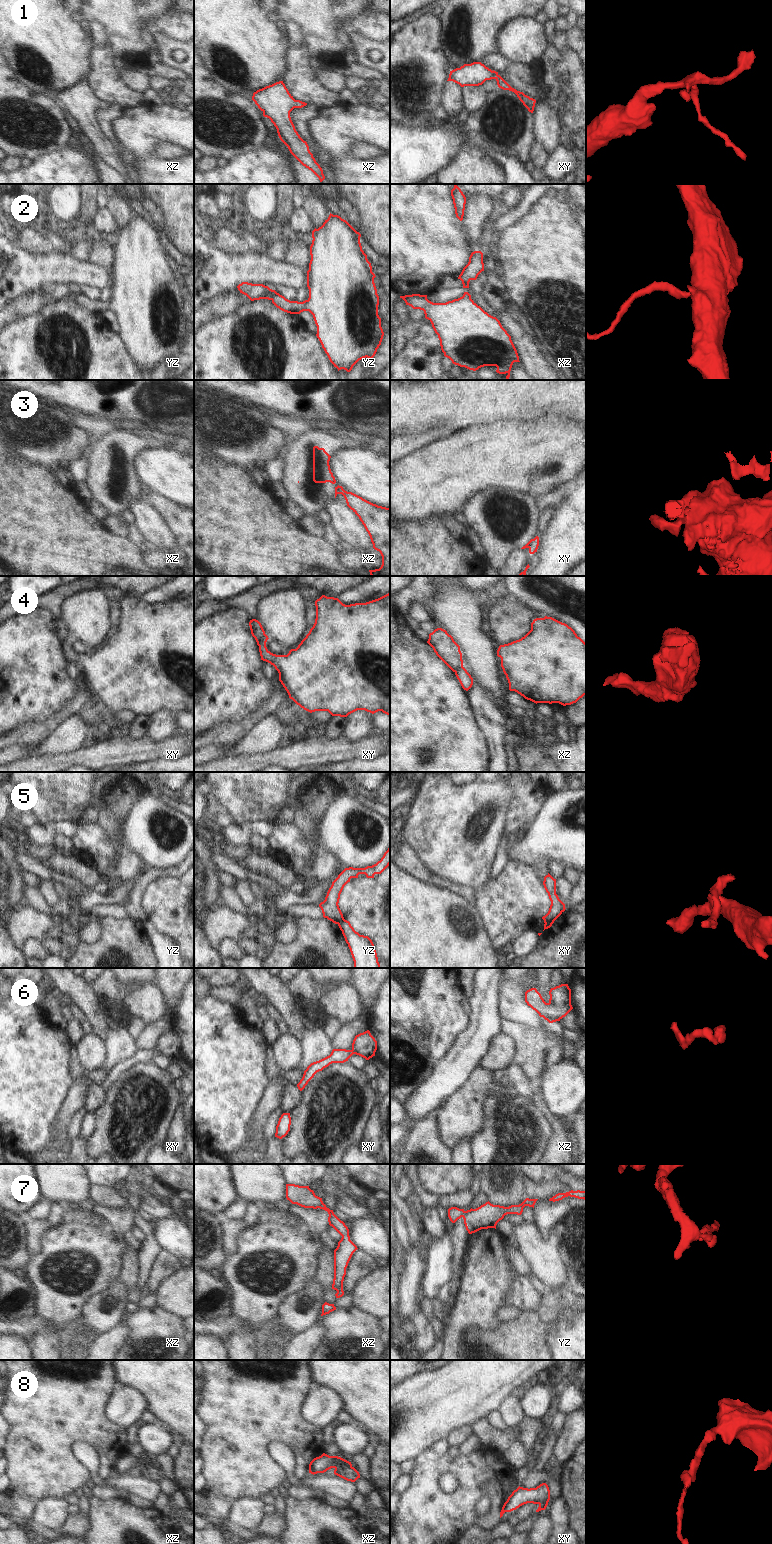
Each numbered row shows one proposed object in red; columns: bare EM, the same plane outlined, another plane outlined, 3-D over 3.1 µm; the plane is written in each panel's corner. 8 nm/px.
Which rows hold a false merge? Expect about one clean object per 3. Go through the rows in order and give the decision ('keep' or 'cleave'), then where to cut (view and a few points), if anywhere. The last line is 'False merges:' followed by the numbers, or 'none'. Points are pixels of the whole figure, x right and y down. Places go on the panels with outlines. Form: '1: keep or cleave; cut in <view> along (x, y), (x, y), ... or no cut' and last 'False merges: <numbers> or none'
1: keep; no cut
2: keep; no cut
3: cleave; cut in xy along (533, 539), (528, 547)
4: cleave; cut in xy along (266, 635), (258, 645)
5: cleave; cut in yz along (344, 919), (338, 924)
6: keep; no cut
7: keep; no cut
8: cleave; cut in xz along (351, 1464), (335, 1468)
False merges: 3, 4, 5, 8

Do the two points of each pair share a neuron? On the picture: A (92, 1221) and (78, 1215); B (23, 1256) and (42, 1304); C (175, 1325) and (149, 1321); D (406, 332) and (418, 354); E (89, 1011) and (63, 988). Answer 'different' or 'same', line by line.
A: same
B: different
C: same
D: different
E: same

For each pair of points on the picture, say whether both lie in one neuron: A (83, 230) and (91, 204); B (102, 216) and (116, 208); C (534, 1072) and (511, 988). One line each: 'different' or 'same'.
A: same
B: different
C: different

